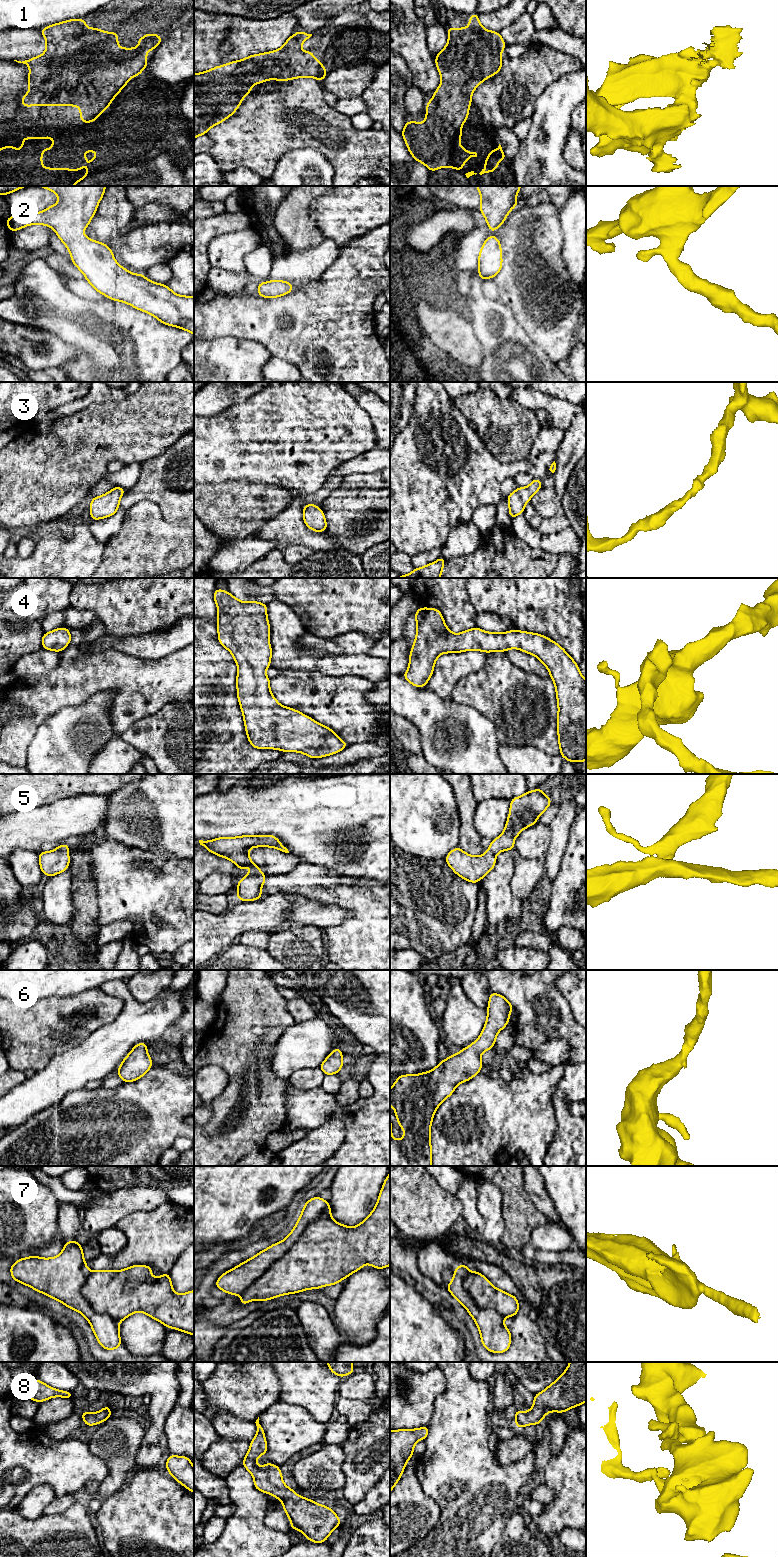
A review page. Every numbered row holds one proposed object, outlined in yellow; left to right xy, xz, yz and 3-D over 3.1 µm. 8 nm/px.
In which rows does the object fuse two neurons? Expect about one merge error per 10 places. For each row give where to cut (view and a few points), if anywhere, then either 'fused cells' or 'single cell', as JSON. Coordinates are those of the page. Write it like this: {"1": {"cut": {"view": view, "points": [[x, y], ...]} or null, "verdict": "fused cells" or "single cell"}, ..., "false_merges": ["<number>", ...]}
{"1": {"cut": null, "verdict": "single cell"}, "2": {"cut": null, "verdict": "single cell"}, "3": {"cut": null, "verdict": "single cell"}, "4": {"cut": null, "verdict": "single cell"}, "5": {"cut": null, "verdict": "single cell"}, "6": {"cut": null, "verdict": "single cell"}, "7": {"cut": {"view": "xz", "points": [[328, 1205], [306, 1227], [301, 1236], [241, 1295]]}, "verdict": "fused cells"}, "8": {"cut": null, "verdict": "single cell"}, "false_merges": ["7"]}

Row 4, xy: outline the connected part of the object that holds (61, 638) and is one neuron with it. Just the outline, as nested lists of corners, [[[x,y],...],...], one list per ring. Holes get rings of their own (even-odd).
[[[65,627],[54,629],[51,632],[44,633],[42,636],[42,648],[61,652],[70,643],[72,636],[70,630]]]

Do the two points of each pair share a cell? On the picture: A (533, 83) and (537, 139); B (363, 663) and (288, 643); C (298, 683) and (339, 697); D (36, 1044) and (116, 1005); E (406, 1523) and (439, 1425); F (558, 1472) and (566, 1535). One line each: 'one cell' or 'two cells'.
A: two cells
B: one cell
C: one cell
D: one cell
E: two cells
F: two cells

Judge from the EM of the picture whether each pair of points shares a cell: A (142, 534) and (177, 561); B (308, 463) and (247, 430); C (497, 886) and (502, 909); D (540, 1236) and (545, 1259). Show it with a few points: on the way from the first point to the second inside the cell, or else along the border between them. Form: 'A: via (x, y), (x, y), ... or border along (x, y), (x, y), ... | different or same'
A: via (151, 543), (155, 547), (160, 547), (168, 555) | same
B: via (293, 455), (273, 439), (262, 439) | same
C: via (498, 892), (500, 903) | same
D: border along (536, 1249), (566, 1251) | different

